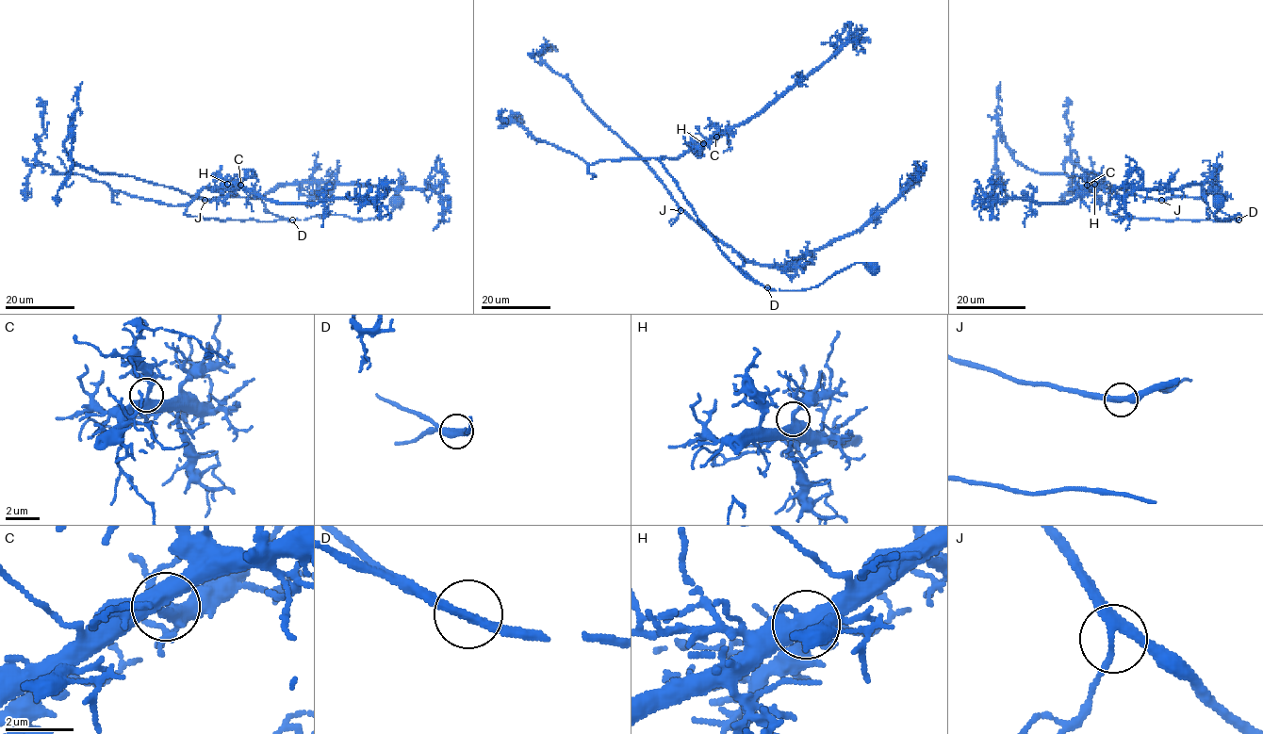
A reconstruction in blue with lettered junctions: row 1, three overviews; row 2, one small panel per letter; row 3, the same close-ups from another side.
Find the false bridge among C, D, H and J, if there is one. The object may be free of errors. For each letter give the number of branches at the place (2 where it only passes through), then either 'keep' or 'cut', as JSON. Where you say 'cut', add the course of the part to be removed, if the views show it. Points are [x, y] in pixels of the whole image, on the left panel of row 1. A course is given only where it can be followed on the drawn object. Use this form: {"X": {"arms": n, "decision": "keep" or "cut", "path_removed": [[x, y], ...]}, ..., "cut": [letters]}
{"C": {"arms": 3, "decision": "keep"}, "D": {"arms": 2, "decision": "cut", "path_removed": [[292, 220], [221, 221], [185, 213], [212, 187], [242, 187], [278, 202], [372, 199], [366, 201], [369, 181]]}, "H": {"arms": 3, "decision": "keep"}, "J": {"arms": 3, "decision": "keep"}, "cut": ["D"]}

